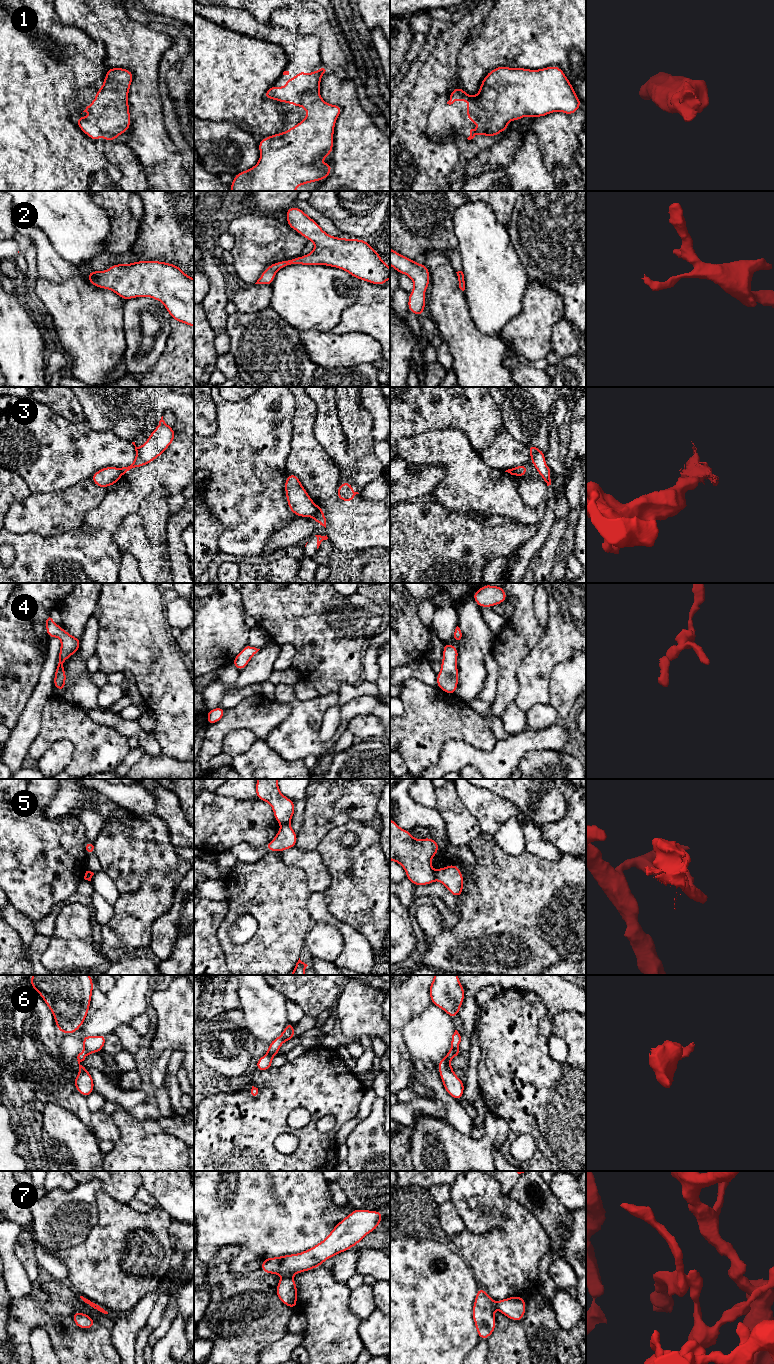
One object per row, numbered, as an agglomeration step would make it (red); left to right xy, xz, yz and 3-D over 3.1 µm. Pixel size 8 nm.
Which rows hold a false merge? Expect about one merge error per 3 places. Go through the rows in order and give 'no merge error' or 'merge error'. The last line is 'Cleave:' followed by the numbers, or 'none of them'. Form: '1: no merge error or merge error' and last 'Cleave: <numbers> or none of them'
1: no merge error
2: no merge error
3: merge error
4: no merge error
5: merge error
6: no merge error
7: merge error
Cleave: 3, 5, 7

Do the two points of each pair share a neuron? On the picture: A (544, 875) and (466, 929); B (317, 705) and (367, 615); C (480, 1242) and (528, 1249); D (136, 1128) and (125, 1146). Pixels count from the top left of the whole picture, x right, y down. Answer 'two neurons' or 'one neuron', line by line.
A: one neuron
B: two neurons
C: one neuron
D: one neuron

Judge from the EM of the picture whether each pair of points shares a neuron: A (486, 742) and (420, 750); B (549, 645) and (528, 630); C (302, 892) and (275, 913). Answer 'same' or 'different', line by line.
A: same
B: different
C: same

